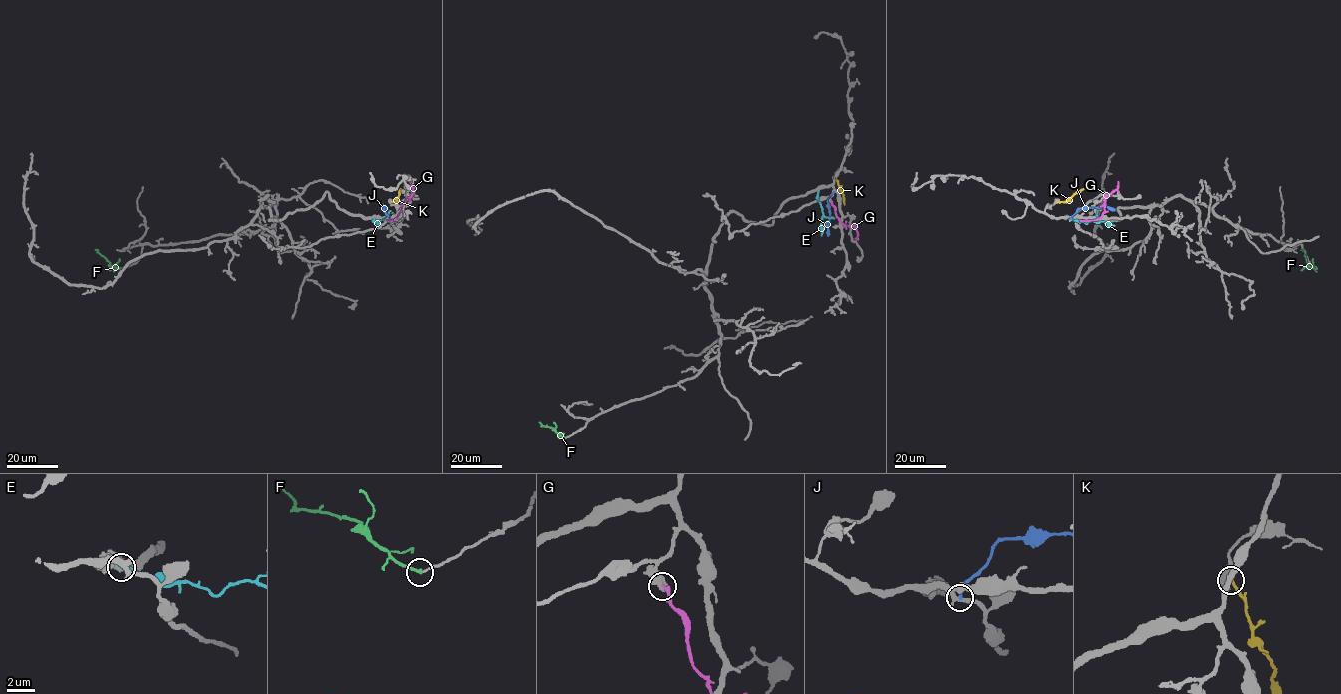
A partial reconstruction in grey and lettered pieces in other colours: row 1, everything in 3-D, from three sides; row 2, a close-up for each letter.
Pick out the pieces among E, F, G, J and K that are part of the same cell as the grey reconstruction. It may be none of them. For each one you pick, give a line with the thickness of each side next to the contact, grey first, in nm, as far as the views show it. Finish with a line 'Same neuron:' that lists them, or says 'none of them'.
Same neuron: none of them

